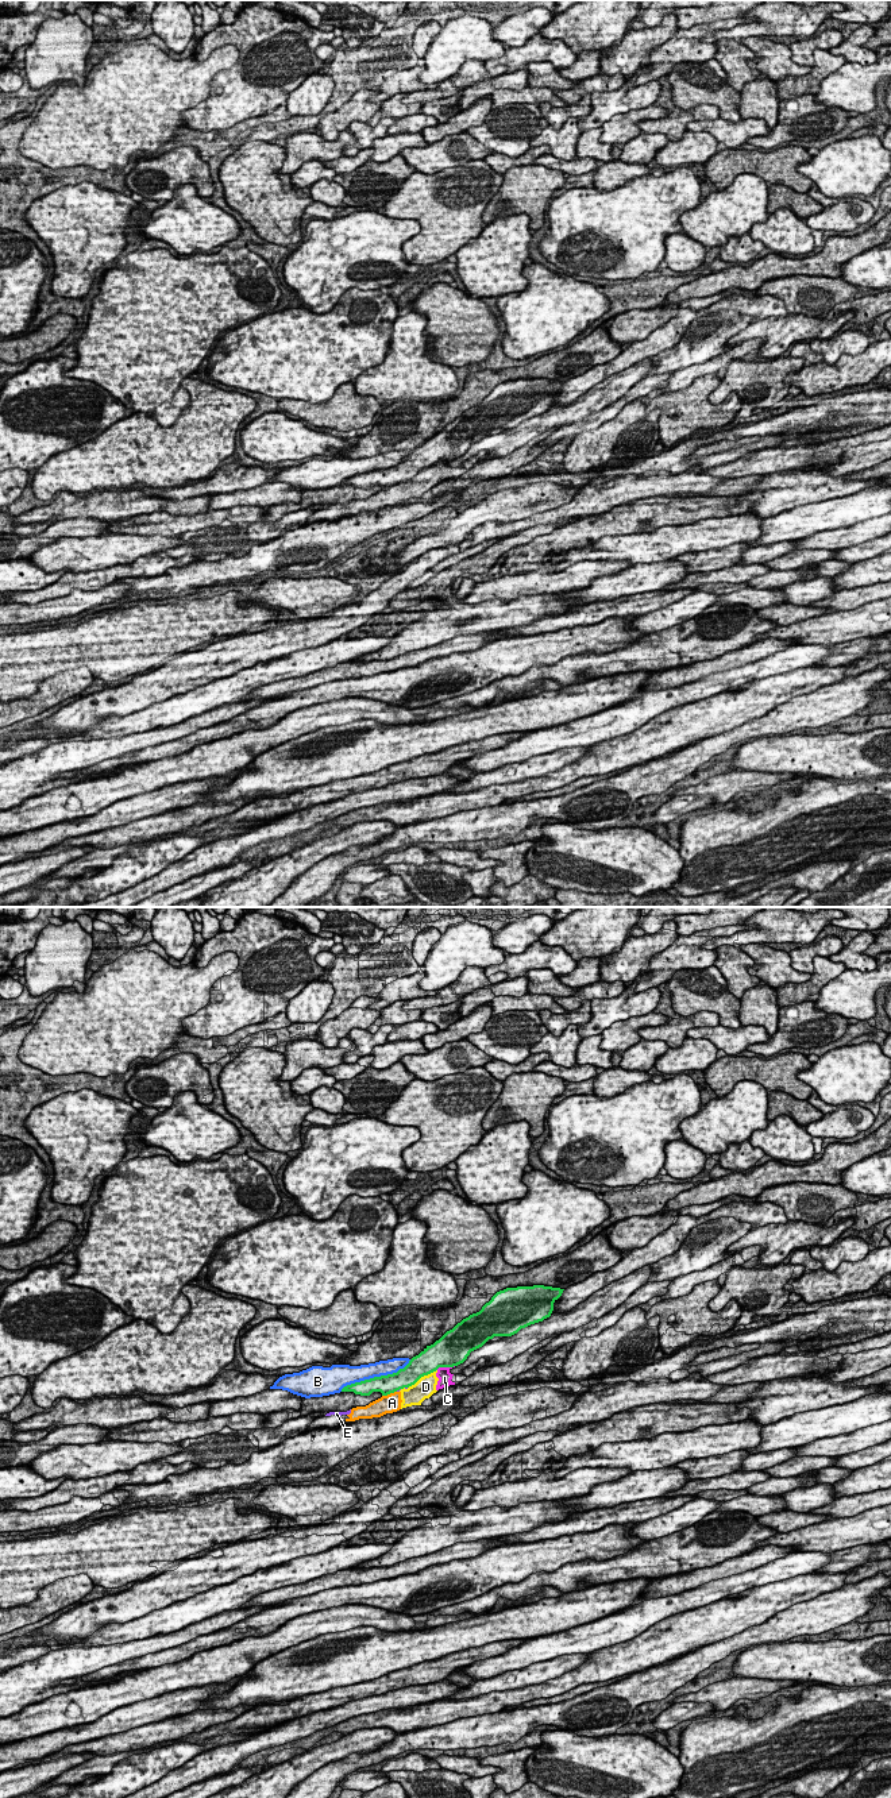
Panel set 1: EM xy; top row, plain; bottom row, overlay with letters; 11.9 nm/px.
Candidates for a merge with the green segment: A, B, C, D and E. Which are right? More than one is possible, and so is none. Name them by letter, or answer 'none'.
none

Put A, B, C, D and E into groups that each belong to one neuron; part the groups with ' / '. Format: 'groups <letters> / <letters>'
groups A C D E / B

